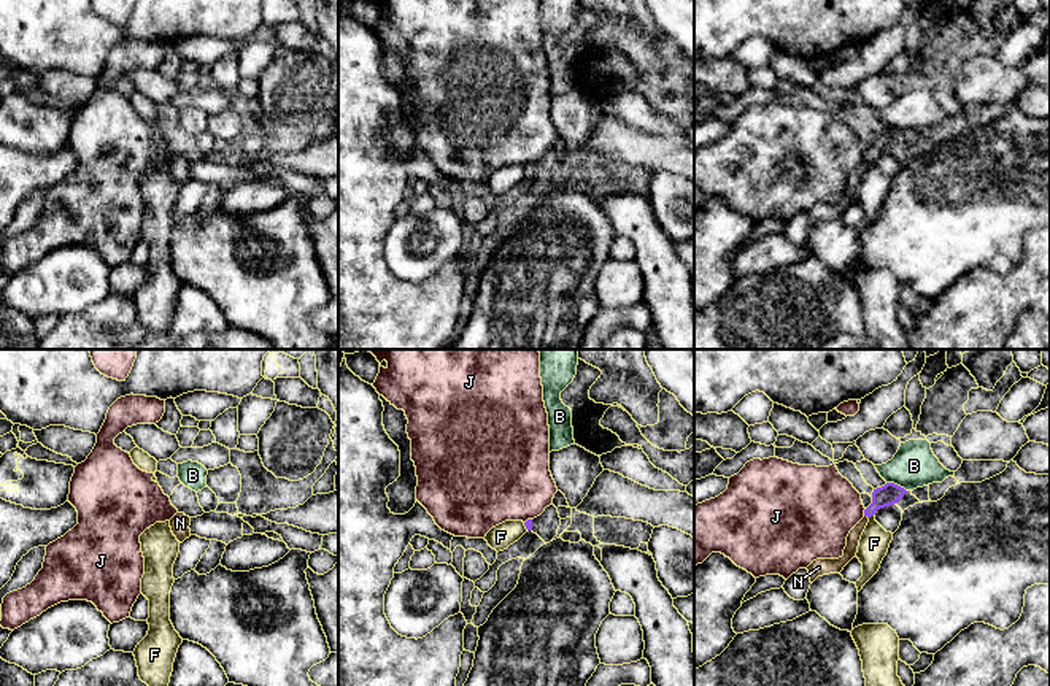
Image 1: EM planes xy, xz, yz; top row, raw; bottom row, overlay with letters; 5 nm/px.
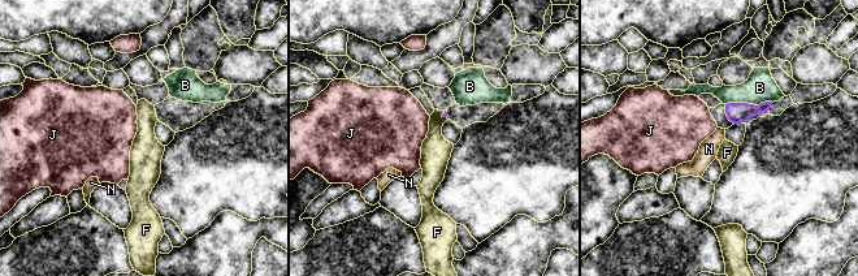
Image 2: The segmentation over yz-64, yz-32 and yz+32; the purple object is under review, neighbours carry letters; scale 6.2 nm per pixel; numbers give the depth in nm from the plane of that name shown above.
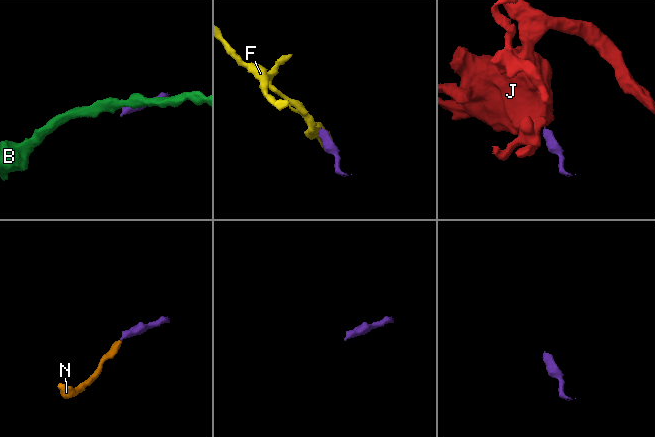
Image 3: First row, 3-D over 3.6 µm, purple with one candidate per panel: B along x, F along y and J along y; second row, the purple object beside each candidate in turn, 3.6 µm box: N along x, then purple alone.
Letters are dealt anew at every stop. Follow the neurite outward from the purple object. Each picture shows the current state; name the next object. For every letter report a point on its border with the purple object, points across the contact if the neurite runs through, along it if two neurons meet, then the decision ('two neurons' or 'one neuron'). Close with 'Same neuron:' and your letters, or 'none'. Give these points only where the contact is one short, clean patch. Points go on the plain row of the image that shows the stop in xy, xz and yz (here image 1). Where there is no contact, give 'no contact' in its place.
B: yz (896, 129) | along yz (887, 126), (893, 126), (906, 135) | two neurons
F: yz (871, 159) | along yz (874, 158), (869, 162) | two neurons
J: yz (864, 156) | along yz (866, 153), (863, 159) | two neurons
N: yz (866, 159) | across yz (888, 138), (866, 159), (855, 178) | one neuron
Same neuron: N

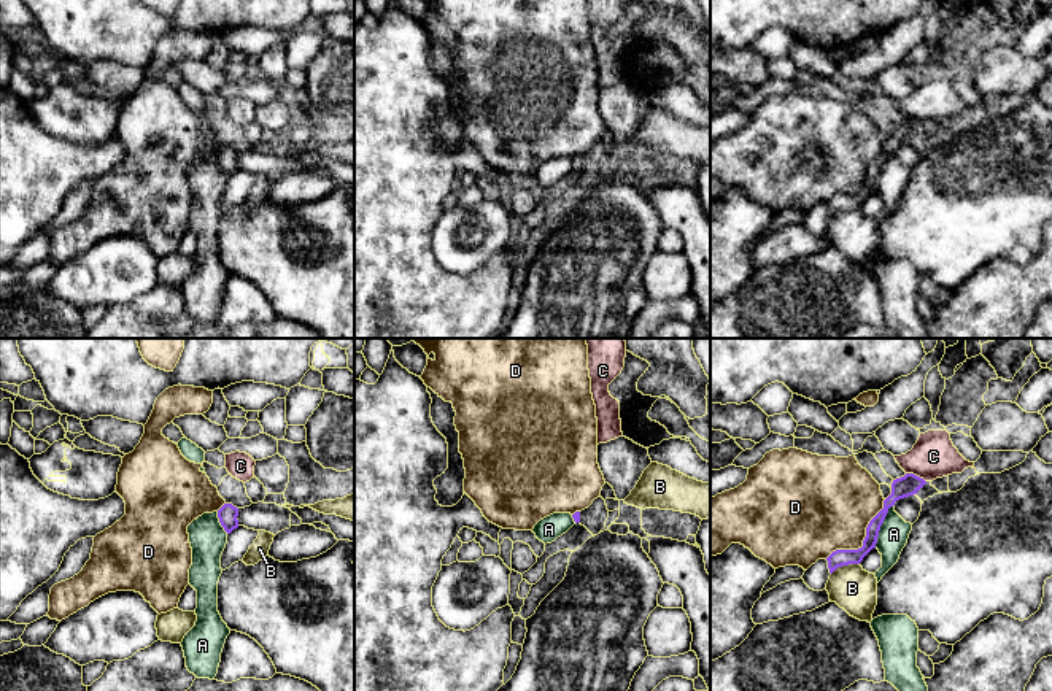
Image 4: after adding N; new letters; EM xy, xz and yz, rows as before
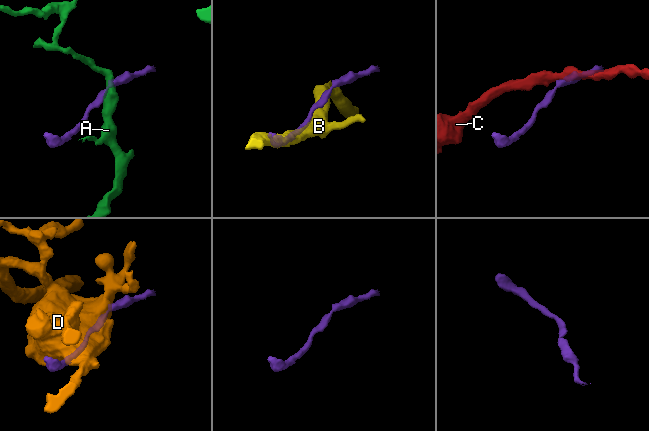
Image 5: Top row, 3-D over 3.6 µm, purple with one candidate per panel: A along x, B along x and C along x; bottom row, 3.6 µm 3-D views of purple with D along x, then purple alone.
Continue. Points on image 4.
A: yz (881, 169) | along yz (893, 148), (881, 170), (874, 191) | two neurons
B: yz (844, 208) | two neurons
C: yz (916, 119) | along yz (906, 116), (912, 116), (925, 126) | two neurons
D: yz (863, 185) | two neurons
Same neuron: none

